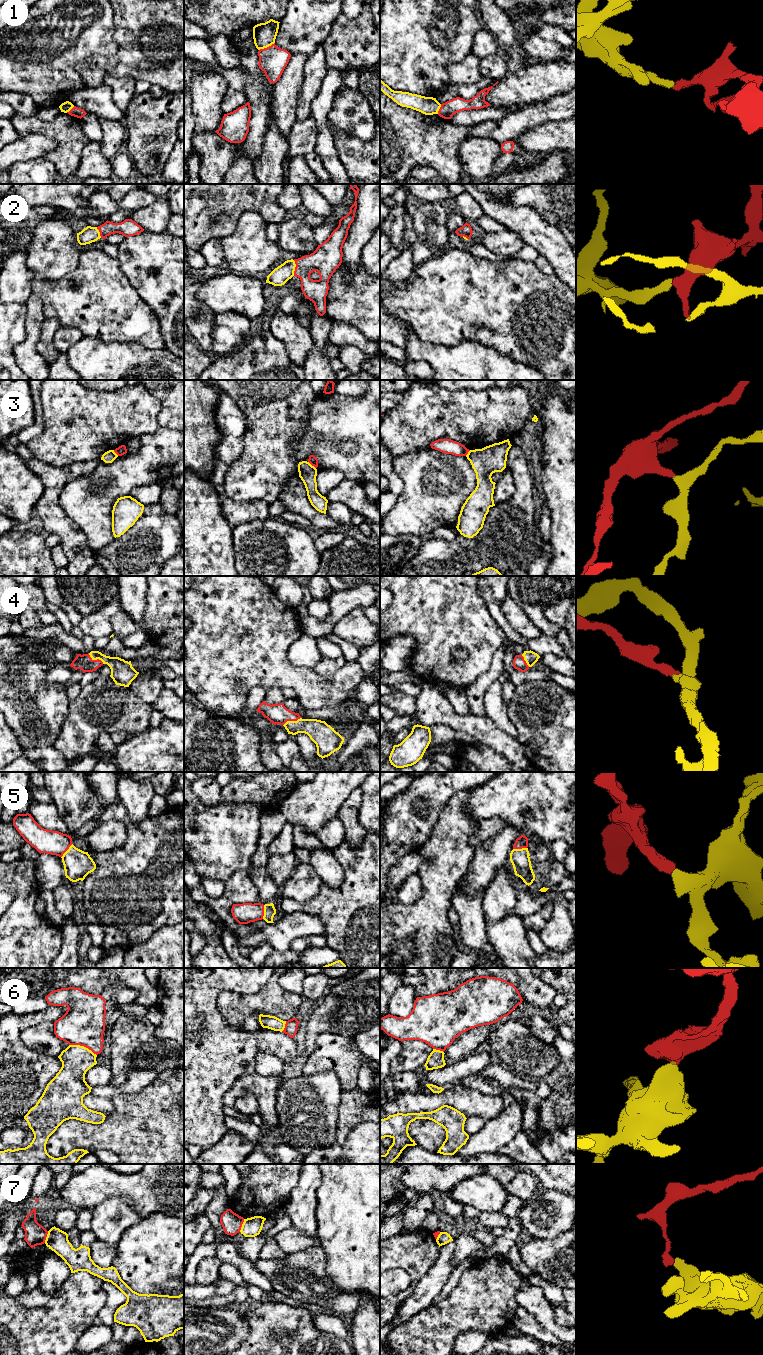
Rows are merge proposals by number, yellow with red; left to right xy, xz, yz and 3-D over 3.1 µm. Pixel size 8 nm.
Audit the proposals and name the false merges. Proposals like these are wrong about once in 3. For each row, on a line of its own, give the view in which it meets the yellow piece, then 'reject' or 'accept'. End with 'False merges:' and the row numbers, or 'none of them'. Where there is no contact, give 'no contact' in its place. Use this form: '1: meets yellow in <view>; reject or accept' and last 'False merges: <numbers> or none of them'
1: meets yellow in xz; accept
2: meets yellow in xz; accept
3: meets yellow in xz; reject
4: meets yellow in xy; accept
5: meets yellow in xz; accept
6: meets yellow in xy; reject
7: meets yellow in xz; reject
False merges: 3, 6, 7

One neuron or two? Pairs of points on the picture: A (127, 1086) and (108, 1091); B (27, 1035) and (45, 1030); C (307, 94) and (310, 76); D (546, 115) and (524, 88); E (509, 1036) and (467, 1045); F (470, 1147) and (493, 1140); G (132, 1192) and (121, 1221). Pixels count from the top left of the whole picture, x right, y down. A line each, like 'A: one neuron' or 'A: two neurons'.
A: one neuron
B: one neuron
C: one neuron
D: two neurons
E: two neurons
F: one neuron
G: two neurons

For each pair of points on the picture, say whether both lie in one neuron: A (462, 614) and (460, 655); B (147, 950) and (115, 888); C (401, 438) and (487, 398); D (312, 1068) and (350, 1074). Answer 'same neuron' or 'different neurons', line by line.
A: different neurons
B: different neurons
C: same neuron
D: same neuron

